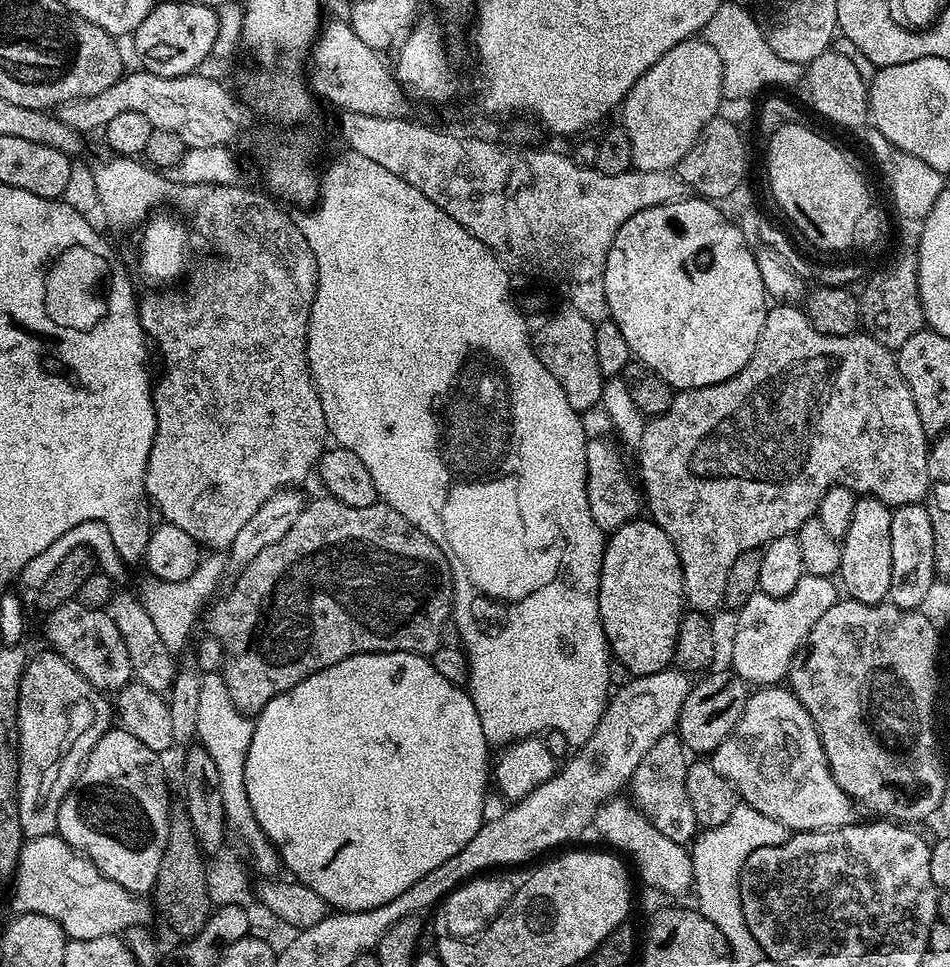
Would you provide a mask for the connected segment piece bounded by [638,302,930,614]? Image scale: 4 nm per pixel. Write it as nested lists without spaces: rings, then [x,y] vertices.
[[[776,302],[769,307],[766,322],[762,322],[762,334],[754,346],[754,354],[734,378],[718,382],[705,388],[686,388],[677,391],[672,405],[660,416],[653,416],[645,423],[640,455],[640,476],[644,479],[642,496],[646,501],[647,515],[666,530],[666,538],[674,542],[678,550],[678,562],[682,566],[682,582],[687,607],[694,612],[711,613],[725,603],[727,574],[738,554],[752,549],[763,549],[771,540],[790,536],[799,530],[802,522],[817,515],[819,504],[828,490],[836,485],[849,488],[855,494],[874,496],[889,508],[901,508],[903,504],[924,504],[928,498],[928,450],[929,433],[924,431],[922,418],[914,406],[910,386],[902,378],[896,365],[893,349],[882,346],[873,336],[853,334],[831,336],[814,330],[814,326],[804,317],[803,311],[792,302]]]

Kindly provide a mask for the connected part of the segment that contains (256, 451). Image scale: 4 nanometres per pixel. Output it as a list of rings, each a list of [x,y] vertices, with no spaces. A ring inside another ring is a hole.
[[[113,155],[110,159],[105,162],[105,164],[95,165],[93,171],[94,178],[94,186],[97,187],[97,202],[99,211],[104,211],[106,215],[108,215],[108,220],[113,224],[116,228],[132,228],[137,224],[137,226],[143,225],[145,221],[149,219],[157,211],[156,208],[159,204],[164,204],[169,200],[170,203],[173,204],[174,207],[177,208],[175,211],[179,213],[181,217],[190,225],[191,231],[193,233],[196,232],[201,236],[202,239],[205,240],[206,243],[212,244],[212,252],[217,256],[220,261],[217,262],[213,268],[208,268],[205,272],[200,272],[196,277],[192,280],[192,285],[189,286],[185,292],[168,292],[172,290],[152,290],[154,292],[150,293],[148,297],[141,299],[139,301],[140,306],[140,325],[144,327],[145,337],[149,341],[152,340],[156,343],[156,348],[160,351],[160,377],[157,375],[155,377],[154,383],[152,385],[152,405],[154,406],[154,414],[156,415],[156,429],[154,430],[154,442],[150,446],[150,458],[146,462],[146,474],[144,475],[144,490],[147,496],[147,499],[151,501],[154,505],[156,503],[156,508],[161,512],[163,519],[167,521],[167,523],[173,524],[174,526],[178,526],[178,530],[186,530],[186,534],[190,534],[190,538],[194,538],[196,543],[203,546],[205,549],[213,550],[213,549],[225,549],[228,550],[231,546],[231,543],[234,542],[234,538],[238,535],[238,530],[242,529],[242,526],[245,525],[247,521],[253,517],[254,512],[258,510],[260,506],[272,494],[280,489],[291,489],[293,486],[300,486],[300,483],[303,482],[304,479],[307,478],[308,475],[313,475],[314,469],[317,467],[319,458],[323,452],[326,451],[326,443],[324,444],[324,440],[326,441],[326,433],[328,431],[328,427],[326,426],[326,422],[324,421],[324,415],[322,414],[322,402],[318,398],[318,394],[316,393],[316,383],[312,380],[312,372],[308,369],[308,323],[310,322],[310,310],[312,309],[312,303],[314,302],[314,294],[316,293],[316,263],[314,262],[314,254],[310,250],[310,246],[306,242],[306,238],[302,234],[302,230],[300,229],[299,223],[295,219],[291,220],[290,217],[287,216],[286,213],[283,212],[282,209],[279,208],[278,205],[275,204],[277,201],[273,199],[271,195],[267,191],[264,192],[255,192],[252,188],[240,188],[241,185],[239,183],[235,184],[178,184],[175,179],[169,178],[168,180],[163,171],[157,170],[151,166],[149,166],[143,159],[133,158],[130,156],[118,156]]]

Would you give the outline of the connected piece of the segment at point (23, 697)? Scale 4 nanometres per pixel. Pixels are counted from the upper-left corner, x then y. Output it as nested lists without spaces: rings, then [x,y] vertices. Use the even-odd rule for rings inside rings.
[[[43,650],[33,655],[24,665],[22,682],[18,690],[18,822],[22,822],[22,830],[29,840],[51,836],[56,832],[58,810],[66,798],[84,761],[94,750],[98,738],[106,734],[114,720],[114,712],[104,699],[100,689],[95,688],[74,666],[65,662],[58,653]]]

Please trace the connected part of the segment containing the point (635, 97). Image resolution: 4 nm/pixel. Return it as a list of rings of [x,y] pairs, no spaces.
[[[703,38],[680,40],[662,58],[646,70],[622,105],[622,127],[630,136],[632,168],[635,170],[675,169],[678,162],[694,146],[702,126],[721,111],[723,60],[717,50]]]

